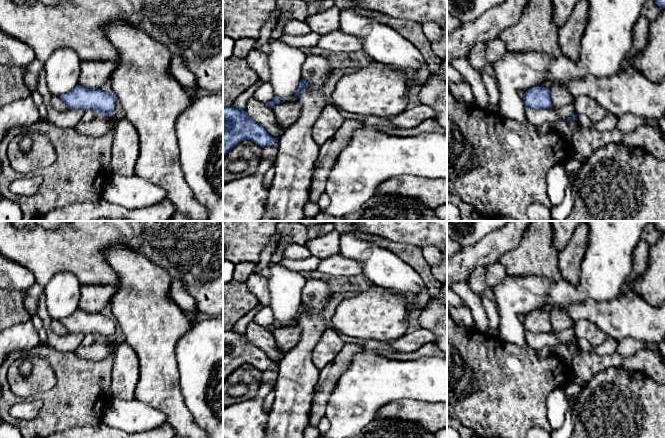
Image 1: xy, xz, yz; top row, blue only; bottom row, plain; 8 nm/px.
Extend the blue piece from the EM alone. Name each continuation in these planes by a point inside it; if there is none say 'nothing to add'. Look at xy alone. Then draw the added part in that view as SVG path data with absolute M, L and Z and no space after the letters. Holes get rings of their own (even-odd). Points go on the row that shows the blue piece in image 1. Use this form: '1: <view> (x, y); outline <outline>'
nothing to add

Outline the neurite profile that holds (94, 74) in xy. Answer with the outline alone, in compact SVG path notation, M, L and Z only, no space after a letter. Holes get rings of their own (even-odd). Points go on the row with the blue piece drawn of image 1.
M81 61L79 85L87 89L100 89L110 80L117 63L106 61Z

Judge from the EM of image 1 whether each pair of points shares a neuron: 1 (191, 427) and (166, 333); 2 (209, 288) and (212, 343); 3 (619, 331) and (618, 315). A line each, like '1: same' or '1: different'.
1: same
2: different
3: same

